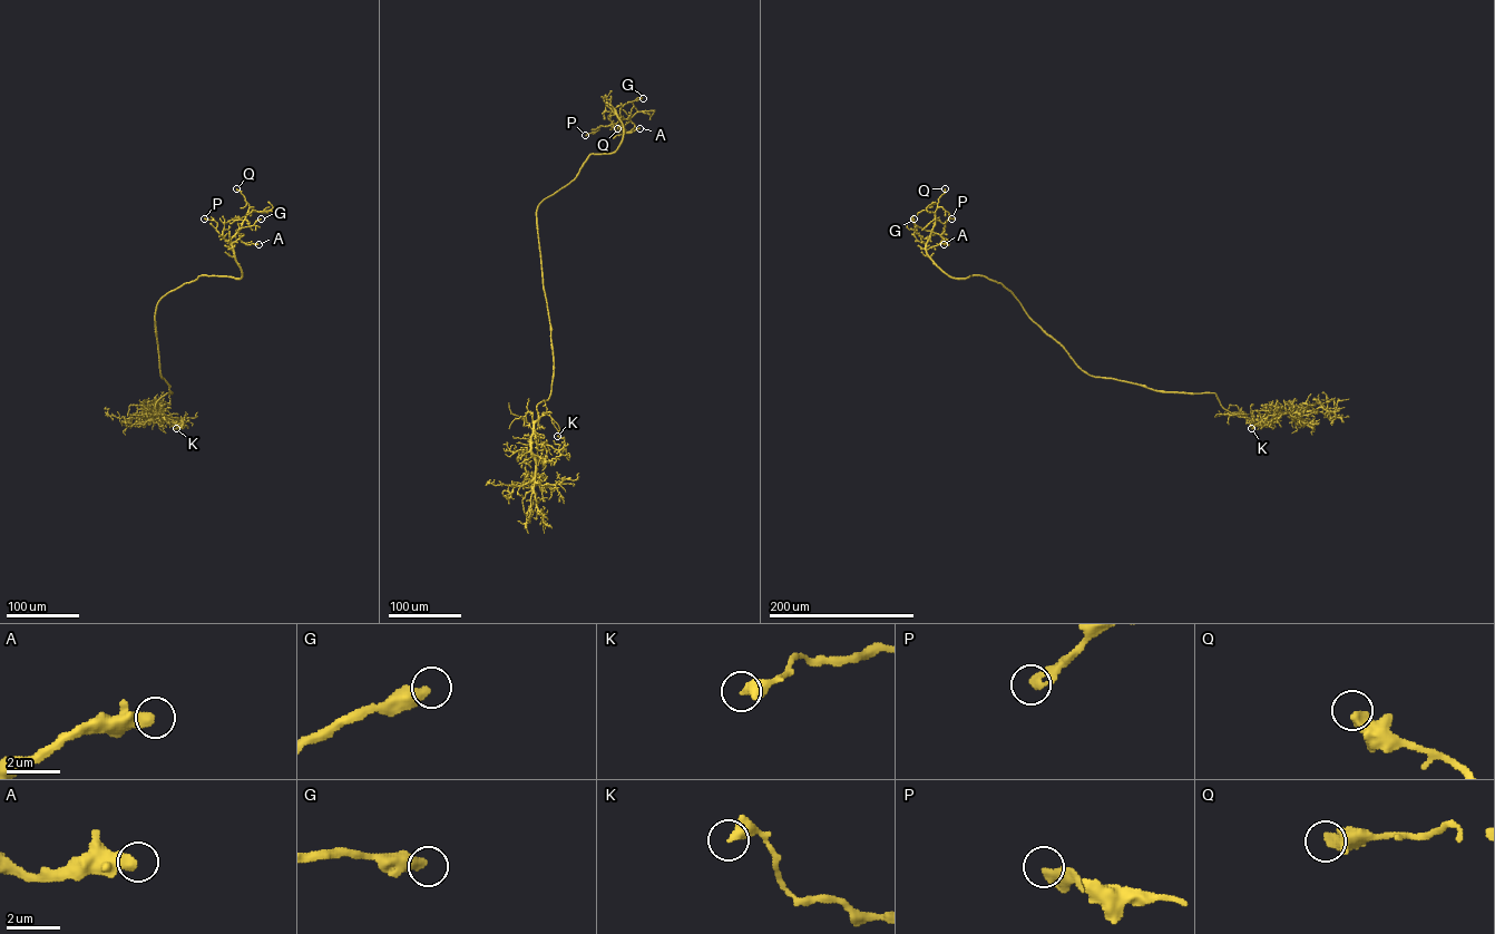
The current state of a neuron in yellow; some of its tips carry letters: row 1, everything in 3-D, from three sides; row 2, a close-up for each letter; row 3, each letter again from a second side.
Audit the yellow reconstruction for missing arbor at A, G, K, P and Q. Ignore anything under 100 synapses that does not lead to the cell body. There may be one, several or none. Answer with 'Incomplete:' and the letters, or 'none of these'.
Incomplete: none of these

